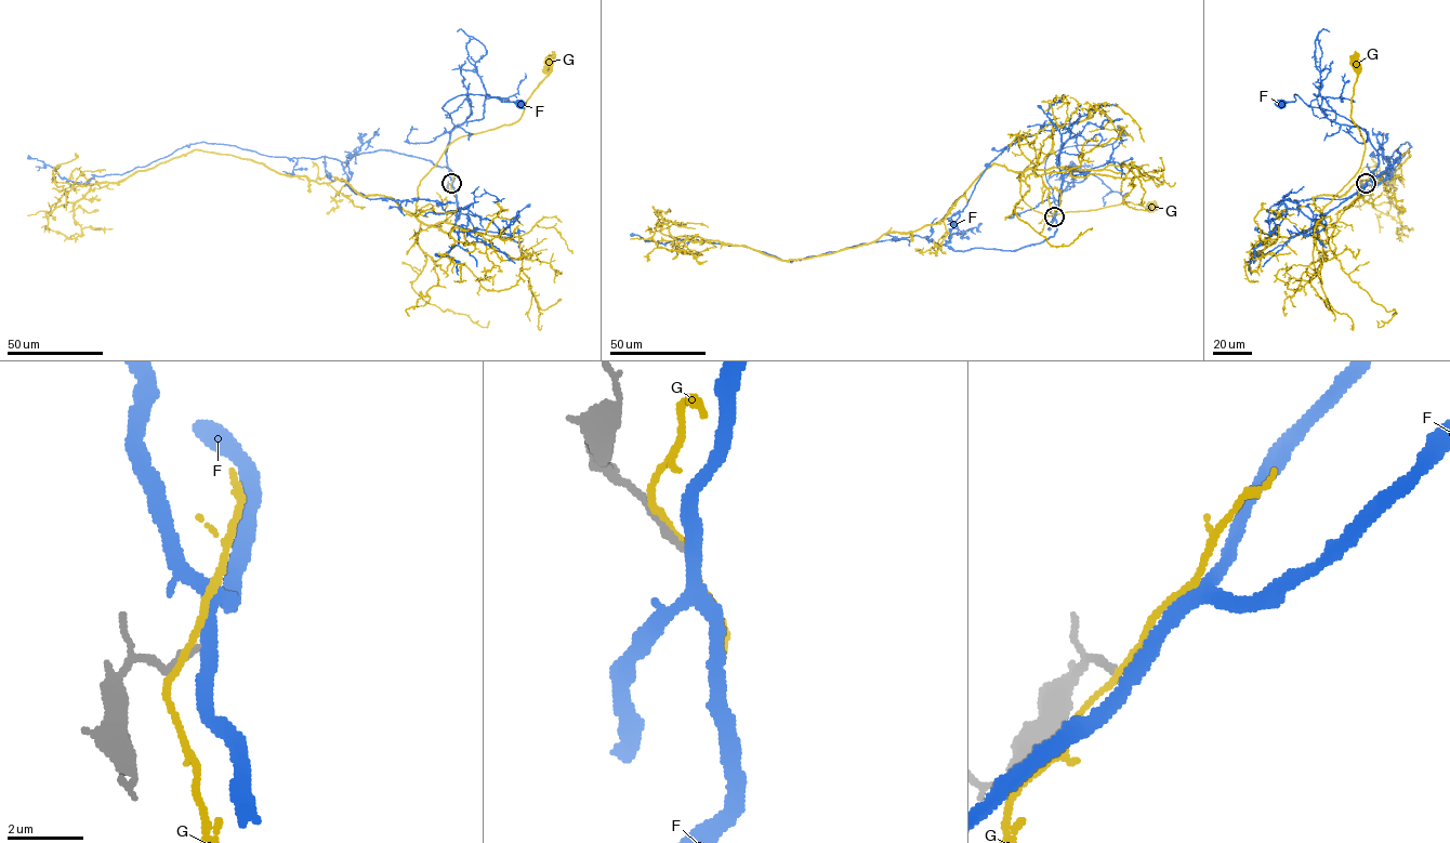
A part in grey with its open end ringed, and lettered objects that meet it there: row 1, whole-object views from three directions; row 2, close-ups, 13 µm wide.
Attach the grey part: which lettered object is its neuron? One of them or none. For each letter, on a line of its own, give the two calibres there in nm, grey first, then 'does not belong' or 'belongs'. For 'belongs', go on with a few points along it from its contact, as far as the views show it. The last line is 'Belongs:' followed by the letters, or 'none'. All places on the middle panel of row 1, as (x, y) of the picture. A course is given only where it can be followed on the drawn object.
F: 200/320 nm | does not belong
G: 260/150 nm | does not belong
Belongs: none

